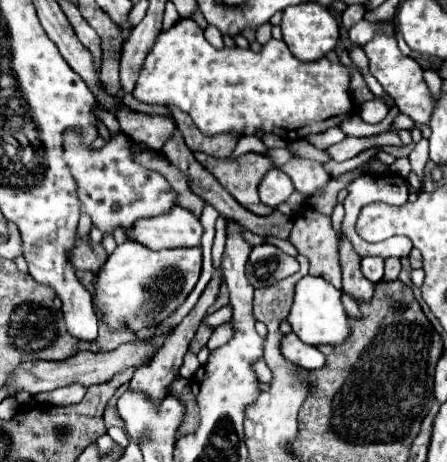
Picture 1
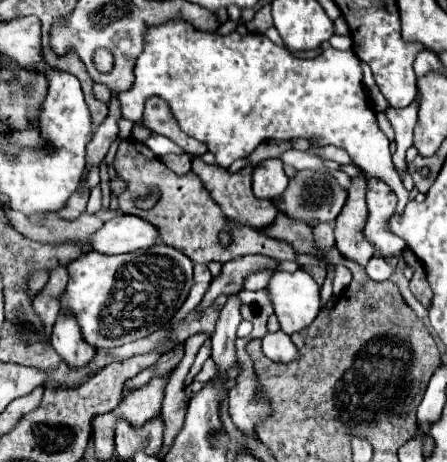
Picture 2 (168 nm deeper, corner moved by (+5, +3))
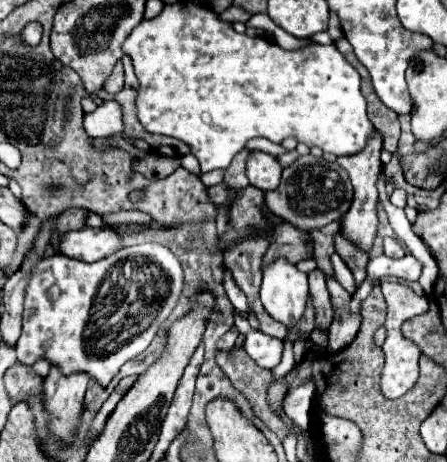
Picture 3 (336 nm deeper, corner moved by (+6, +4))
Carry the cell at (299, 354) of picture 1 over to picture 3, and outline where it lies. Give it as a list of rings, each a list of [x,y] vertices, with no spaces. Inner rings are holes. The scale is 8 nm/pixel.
[[[235,311],[235,327],[245,335],[243,341],[243,349],[255,359],[257,365],[265,367],[265,369],[273,369],[281,363],[281,355],[283,355],[283,341],[277,337],[269,337],[261,331],[253,331],[247,323],[245,317],[241,317],[241,313]]]

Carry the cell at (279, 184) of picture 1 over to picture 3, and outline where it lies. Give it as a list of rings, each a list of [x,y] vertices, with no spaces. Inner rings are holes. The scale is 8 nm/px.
[[[253,151],[247,159],[247,179],[253,187],[261,191],[273,191],[281,181],[281,165],[279,161],[263,151]]]

